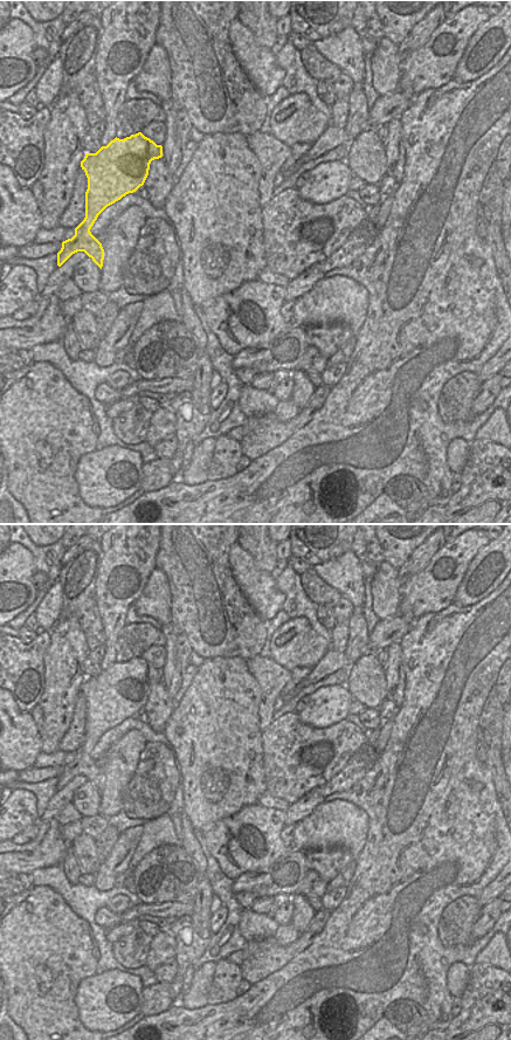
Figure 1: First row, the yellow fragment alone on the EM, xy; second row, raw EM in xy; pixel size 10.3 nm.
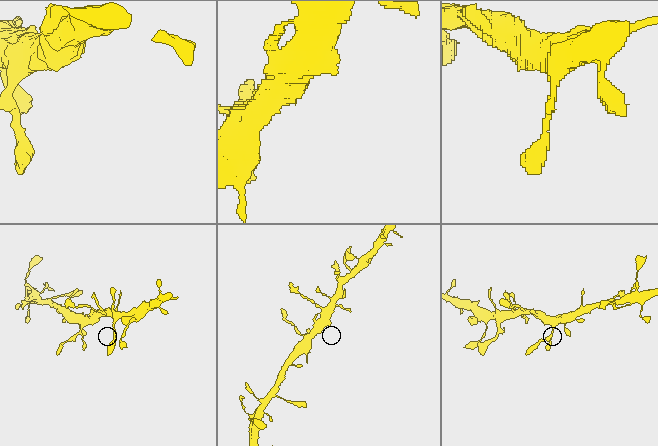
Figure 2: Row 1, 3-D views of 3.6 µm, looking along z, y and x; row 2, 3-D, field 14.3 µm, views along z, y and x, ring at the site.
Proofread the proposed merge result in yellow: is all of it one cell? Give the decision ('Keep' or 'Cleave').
Keep

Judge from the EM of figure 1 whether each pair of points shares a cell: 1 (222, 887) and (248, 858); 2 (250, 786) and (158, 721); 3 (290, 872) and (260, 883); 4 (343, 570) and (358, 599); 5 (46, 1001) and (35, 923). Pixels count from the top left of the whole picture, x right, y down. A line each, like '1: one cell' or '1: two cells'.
1: two cells
2: two cells
3: one cell
4: one cell
5: one cell

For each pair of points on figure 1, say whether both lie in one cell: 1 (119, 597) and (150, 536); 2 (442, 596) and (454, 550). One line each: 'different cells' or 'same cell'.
1: same cell
2: same cell

